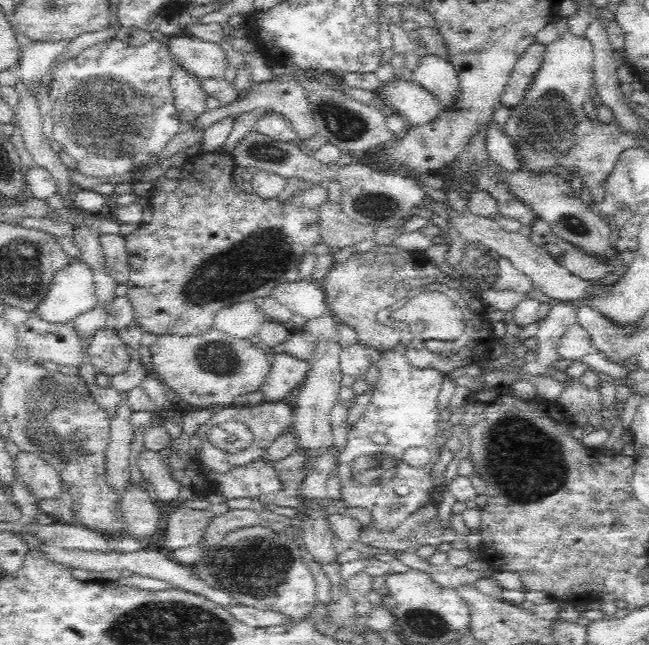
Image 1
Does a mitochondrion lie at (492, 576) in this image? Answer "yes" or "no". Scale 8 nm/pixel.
no

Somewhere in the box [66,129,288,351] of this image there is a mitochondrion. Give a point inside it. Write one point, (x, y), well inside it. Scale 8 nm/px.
(261, 148)

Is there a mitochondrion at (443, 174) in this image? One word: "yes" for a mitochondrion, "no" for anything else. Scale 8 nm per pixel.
no

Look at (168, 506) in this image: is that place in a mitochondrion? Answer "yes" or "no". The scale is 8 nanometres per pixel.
no

